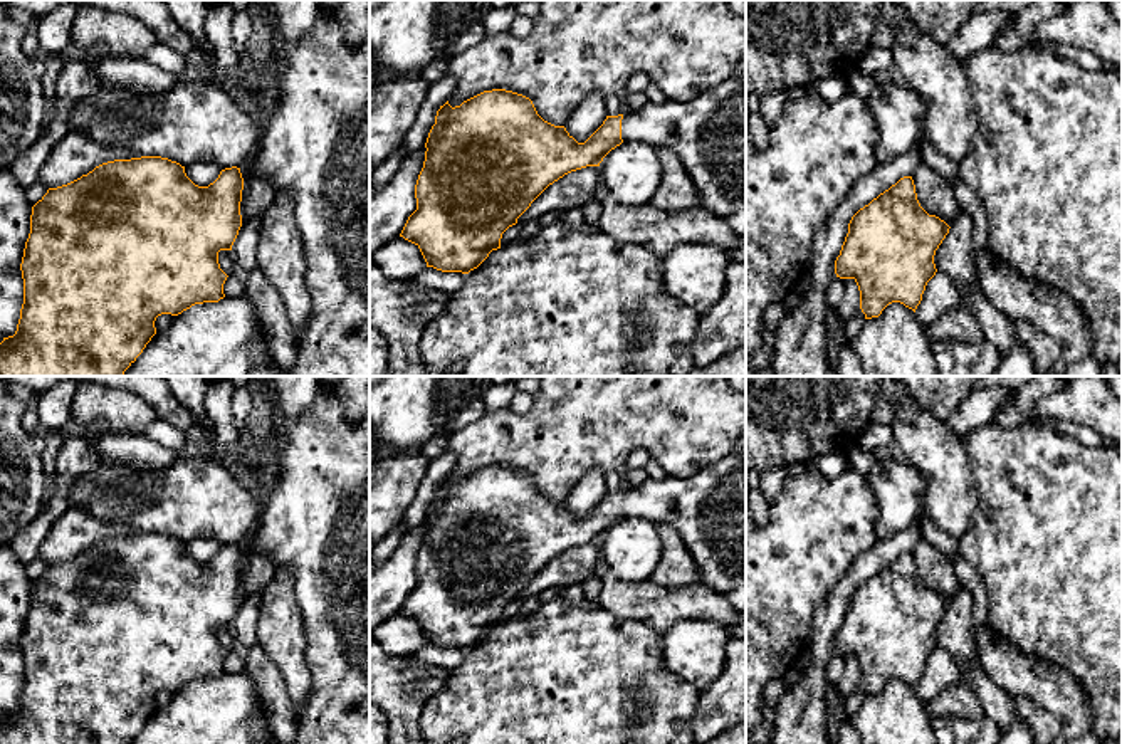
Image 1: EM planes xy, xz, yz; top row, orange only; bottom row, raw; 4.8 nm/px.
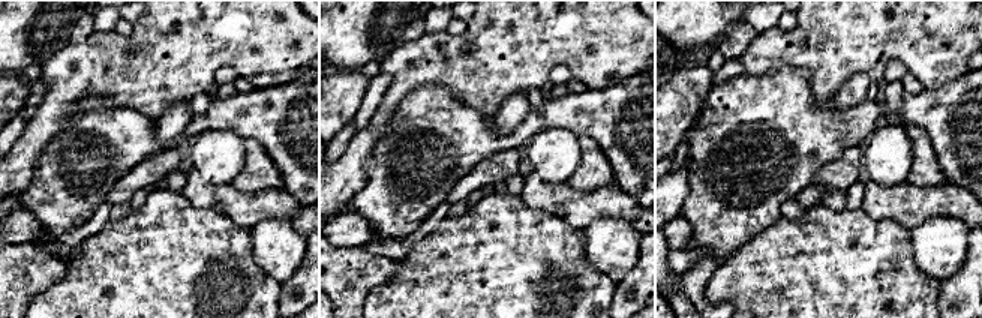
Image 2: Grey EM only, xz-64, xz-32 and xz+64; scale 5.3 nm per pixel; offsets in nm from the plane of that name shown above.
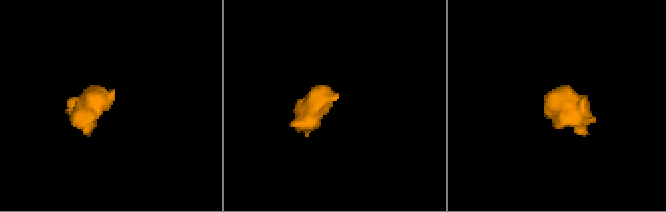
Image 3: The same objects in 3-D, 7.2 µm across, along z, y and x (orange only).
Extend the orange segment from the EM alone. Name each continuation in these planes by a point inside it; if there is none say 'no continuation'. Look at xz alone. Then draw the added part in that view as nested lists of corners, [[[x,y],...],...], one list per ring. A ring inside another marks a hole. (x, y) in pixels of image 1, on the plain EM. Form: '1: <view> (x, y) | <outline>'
1: xz (707, 509) | [[[746,452],[687,477],[623,487],[621,516],[665,522],[684,539],[700,581],[746,610]]]

